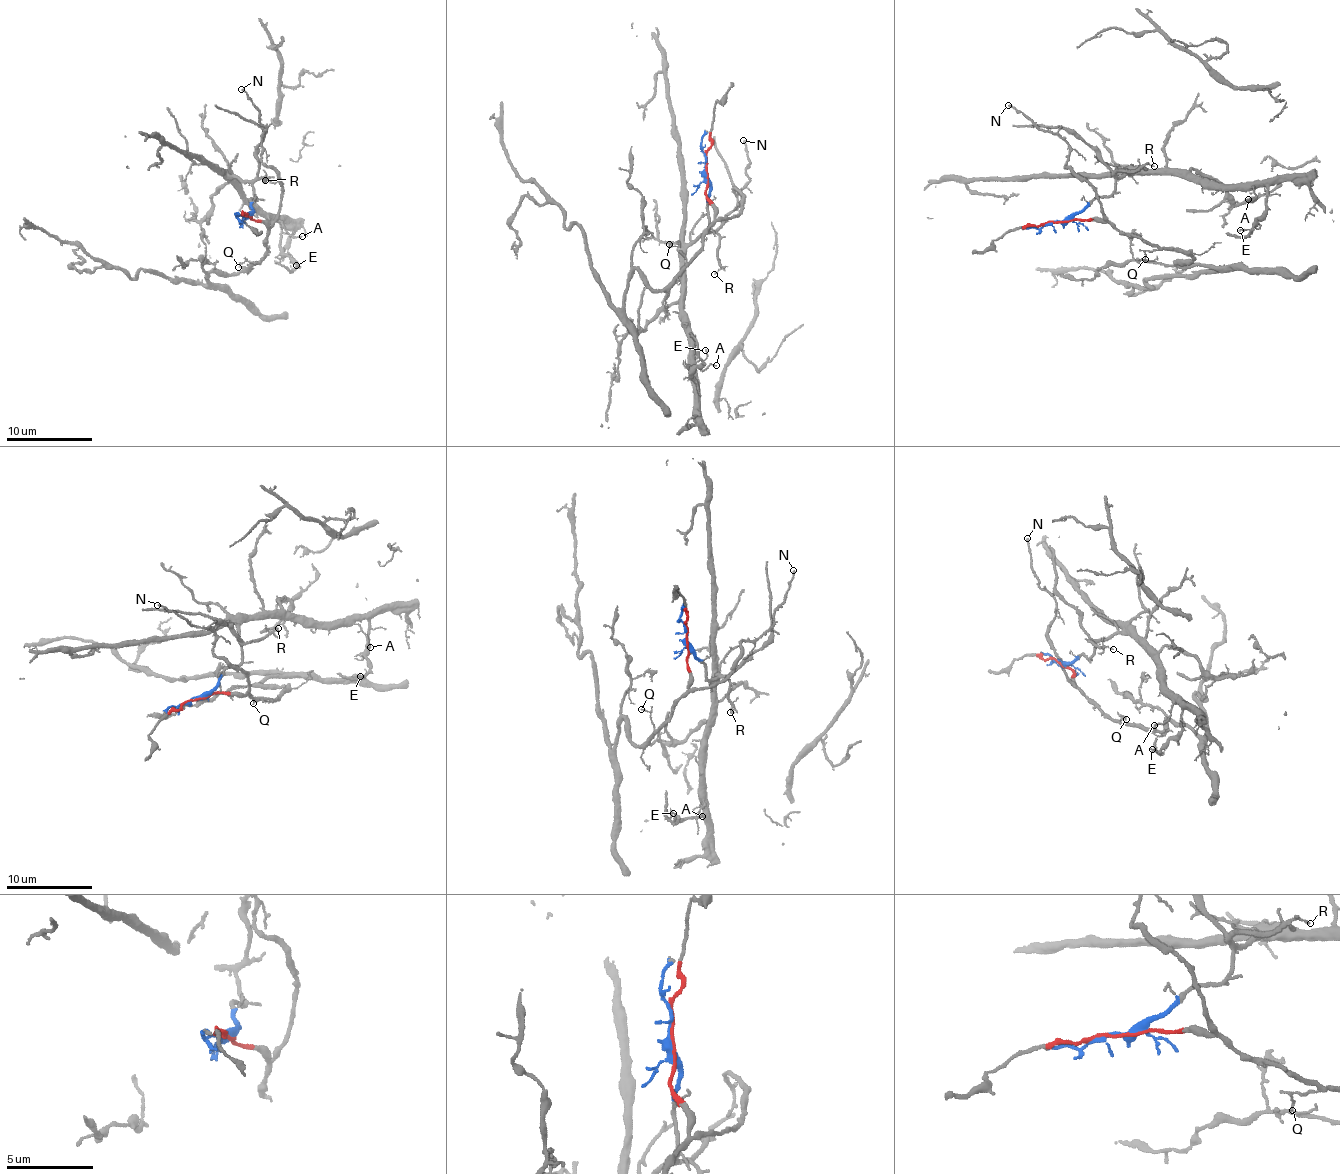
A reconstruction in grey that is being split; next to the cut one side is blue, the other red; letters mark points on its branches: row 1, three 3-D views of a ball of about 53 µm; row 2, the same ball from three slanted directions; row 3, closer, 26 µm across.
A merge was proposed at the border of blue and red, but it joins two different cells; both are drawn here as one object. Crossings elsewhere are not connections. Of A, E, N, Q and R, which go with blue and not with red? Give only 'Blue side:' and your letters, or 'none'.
Blue side: A, E, R

